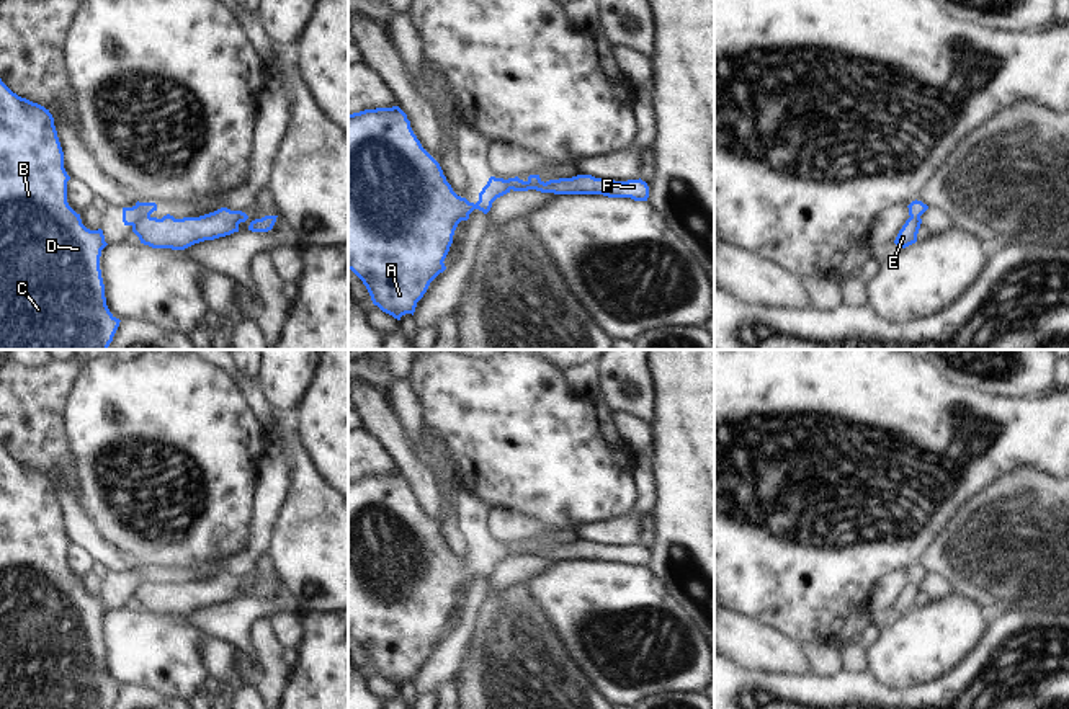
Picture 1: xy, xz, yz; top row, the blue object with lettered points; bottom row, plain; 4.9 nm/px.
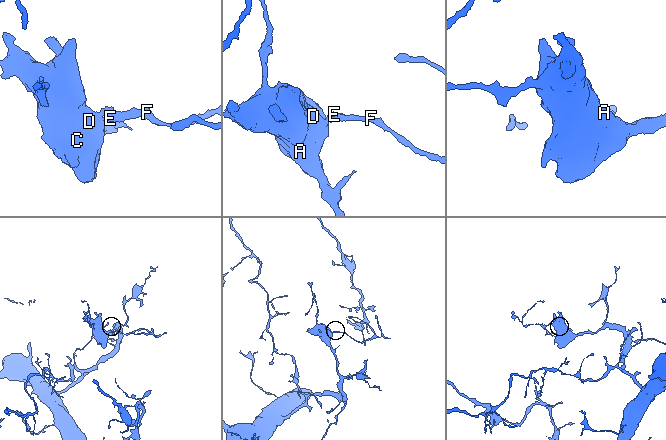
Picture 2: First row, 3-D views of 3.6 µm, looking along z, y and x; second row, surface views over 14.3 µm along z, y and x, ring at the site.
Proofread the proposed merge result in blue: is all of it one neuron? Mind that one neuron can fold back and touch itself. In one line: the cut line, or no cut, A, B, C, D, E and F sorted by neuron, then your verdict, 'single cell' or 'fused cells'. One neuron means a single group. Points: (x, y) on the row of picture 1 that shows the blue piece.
xy (149, 214), (133, 226) | A B C D / E F | fused cells

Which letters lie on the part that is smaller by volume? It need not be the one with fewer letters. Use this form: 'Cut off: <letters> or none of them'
Cut off: E, F

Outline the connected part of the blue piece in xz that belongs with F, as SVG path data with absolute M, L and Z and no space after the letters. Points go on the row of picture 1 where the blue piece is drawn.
M530 175L526 181L518 176L508 178L507 181L512 185L513 191L536 190L554 194L603 194L608 198L631 198L634 201L647 201L649 198L649 186L641 178L615 181L610 178L595 178L592 175L577 175L544 183L539 175Z

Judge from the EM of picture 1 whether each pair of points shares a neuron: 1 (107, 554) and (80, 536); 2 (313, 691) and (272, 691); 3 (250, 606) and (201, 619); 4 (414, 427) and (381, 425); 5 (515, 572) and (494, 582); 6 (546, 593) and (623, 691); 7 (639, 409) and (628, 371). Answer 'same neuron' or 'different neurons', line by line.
1: same neuron
2: different neurons
3: same neuron
4: different neurons
5: same neuron
6: same neuron
7: same neuron

